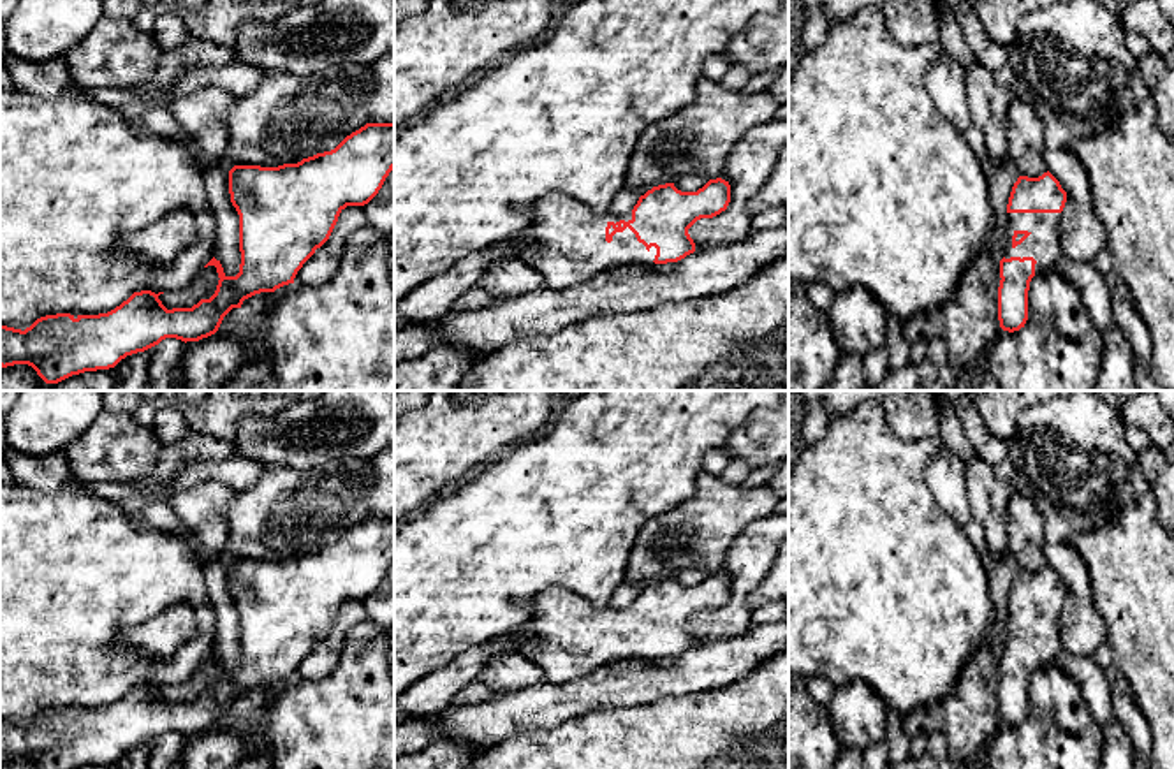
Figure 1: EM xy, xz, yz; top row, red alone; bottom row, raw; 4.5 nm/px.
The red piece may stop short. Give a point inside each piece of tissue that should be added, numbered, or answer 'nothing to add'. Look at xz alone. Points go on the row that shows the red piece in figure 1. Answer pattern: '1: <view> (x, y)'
1: xz (565, 243)

